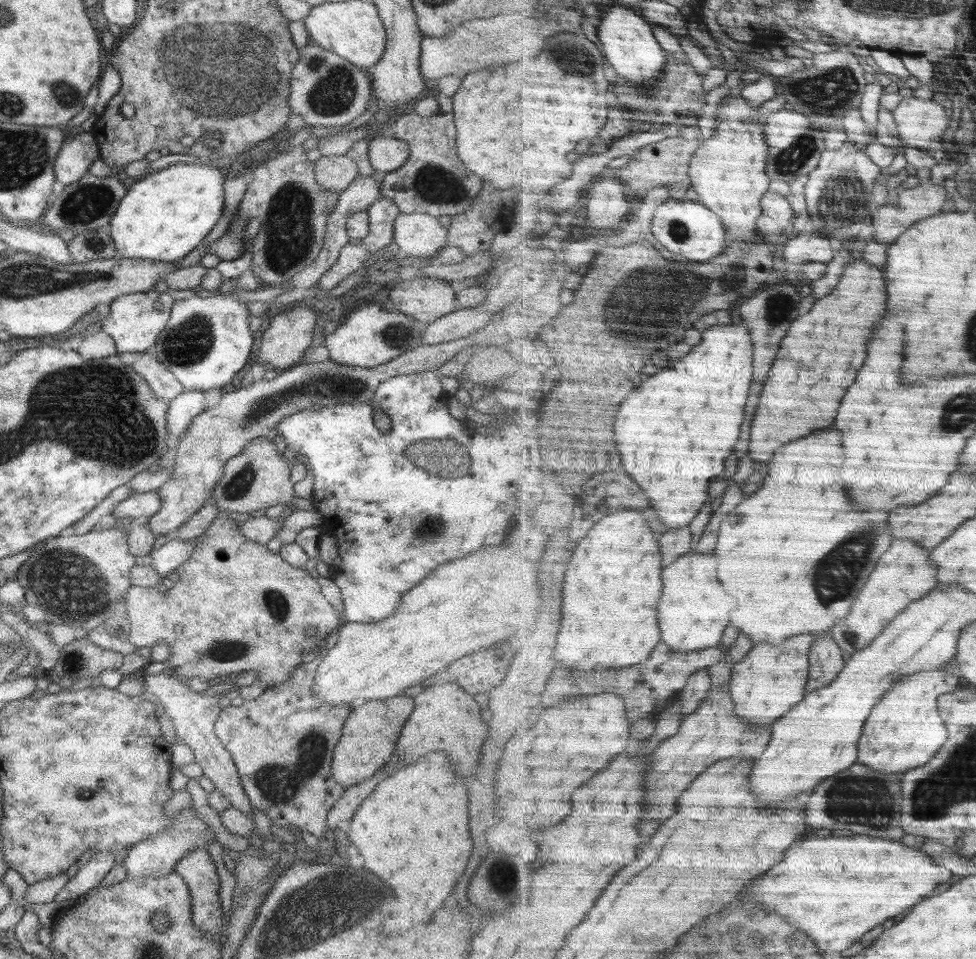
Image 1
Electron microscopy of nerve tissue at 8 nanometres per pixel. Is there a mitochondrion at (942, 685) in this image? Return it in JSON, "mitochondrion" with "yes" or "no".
{"mitochondrion":"no"}

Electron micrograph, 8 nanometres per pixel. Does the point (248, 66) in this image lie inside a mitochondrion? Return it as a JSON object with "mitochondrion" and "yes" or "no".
{"mitochondrion":"yes"}

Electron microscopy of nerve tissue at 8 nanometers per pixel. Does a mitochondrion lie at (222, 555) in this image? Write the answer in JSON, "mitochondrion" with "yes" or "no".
{"mitochondrion":"no"}

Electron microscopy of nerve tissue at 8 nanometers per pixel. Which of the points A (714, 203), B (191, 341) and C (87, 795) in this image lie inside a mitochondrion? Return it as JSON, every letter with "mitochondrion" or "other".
{"A":"other","B":"mitochondrion","C":"other"}

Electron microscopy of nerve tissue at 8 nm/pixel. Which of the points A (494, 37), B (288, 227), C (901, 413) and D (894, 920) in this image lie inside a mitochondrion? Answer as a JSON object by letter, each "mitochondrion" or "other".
{"A":"other","B":"mitochondrion","C":"other","D":"other"}

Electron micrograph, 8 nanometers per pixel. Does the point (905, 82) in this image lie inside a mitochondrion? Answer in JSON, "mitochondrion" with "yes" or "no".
{"mitochondrion":"no"}

